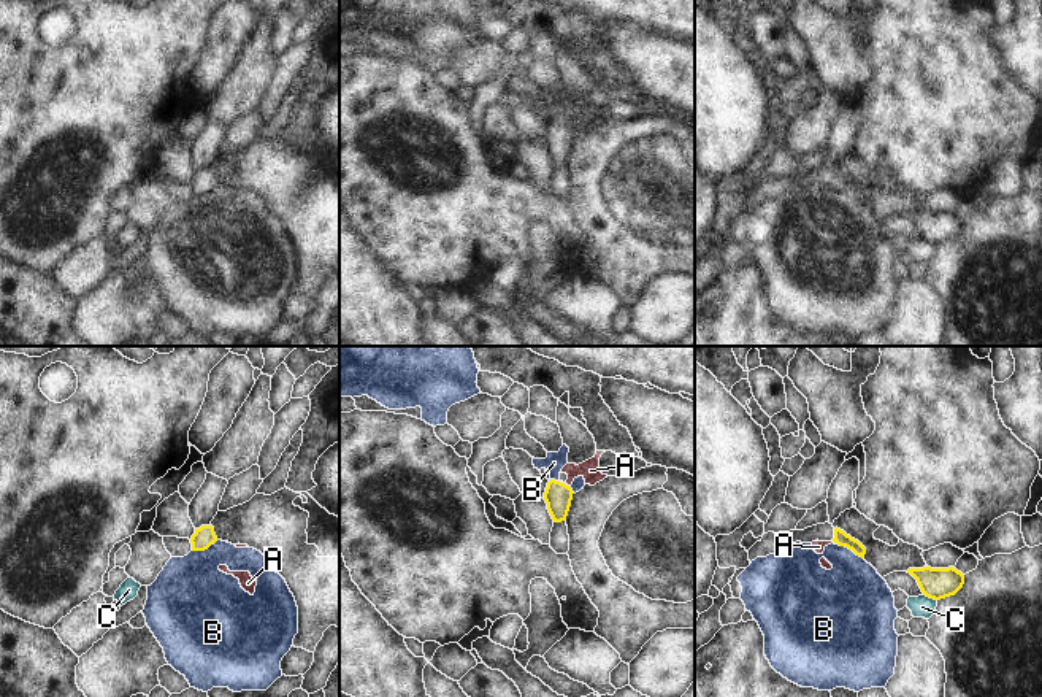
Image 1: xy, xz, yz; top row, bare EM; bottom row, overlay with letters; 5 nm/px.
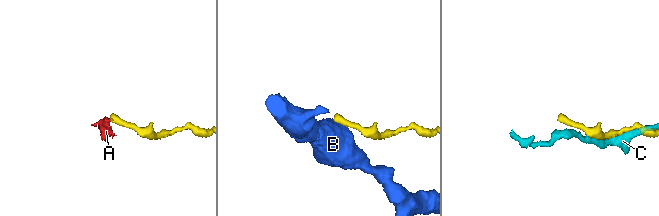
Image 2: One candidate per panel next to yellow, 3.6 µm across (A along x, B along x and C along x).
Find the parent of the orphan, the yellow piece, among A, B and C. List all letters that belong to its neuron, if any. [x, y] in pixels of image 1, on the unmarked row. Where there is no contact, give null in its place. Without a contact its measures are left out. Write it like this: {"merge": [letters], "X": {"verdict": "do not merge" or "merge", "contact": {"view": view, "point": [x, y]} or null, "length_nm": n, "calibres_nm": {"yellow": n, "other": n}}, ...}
{"merge": [], "A": {"verdict": "do not merge", "contact": {"view": "yz", "point": [836, 186]}, "length_nm": 40, "calibres_nm": {"yellow": 70, "other": 60}}, "B": {"verdict": "do not merge", "contact": {"view": "yz", "point": [850, 192]}, "length_nm": 160, "calibres_nm": {"yellow": 70, "other": 360}}, "C": {"verdict": "do not merge", "contact": {"view": "yz", "point": [930, 242]}, "length_nm": 80, "calibres_nm": {"yellow": 160, "other": 110}}}

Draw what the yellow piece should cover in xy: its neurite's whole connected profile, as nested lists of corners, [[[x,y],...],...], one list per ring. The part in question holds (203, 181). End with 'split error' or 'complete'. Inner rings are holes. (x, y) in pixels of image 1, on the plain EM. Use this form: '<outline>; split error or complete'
[[[201,170],[200,173],[195,173],[195,178],[190,183],[192,195],[205,195],[216,186],[217,181],[214,178],[214,171]]]; complete

